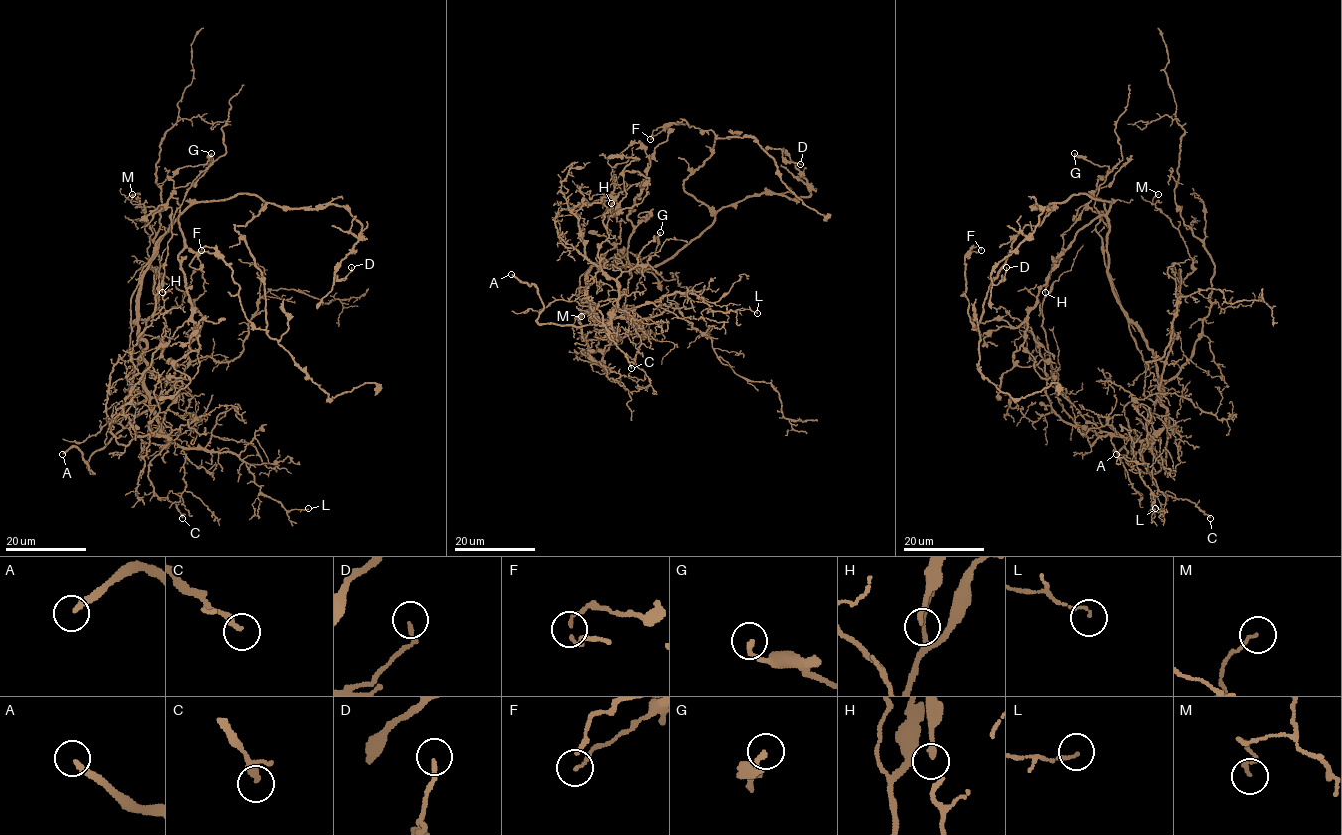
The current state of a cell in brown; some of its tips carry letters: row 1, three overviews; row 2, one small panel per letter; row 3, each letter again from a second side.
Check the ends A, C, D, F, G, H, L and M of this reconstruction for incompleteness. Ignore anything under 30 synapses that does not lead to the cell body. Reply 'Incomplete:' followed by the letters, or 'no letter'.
Incomplete: A

